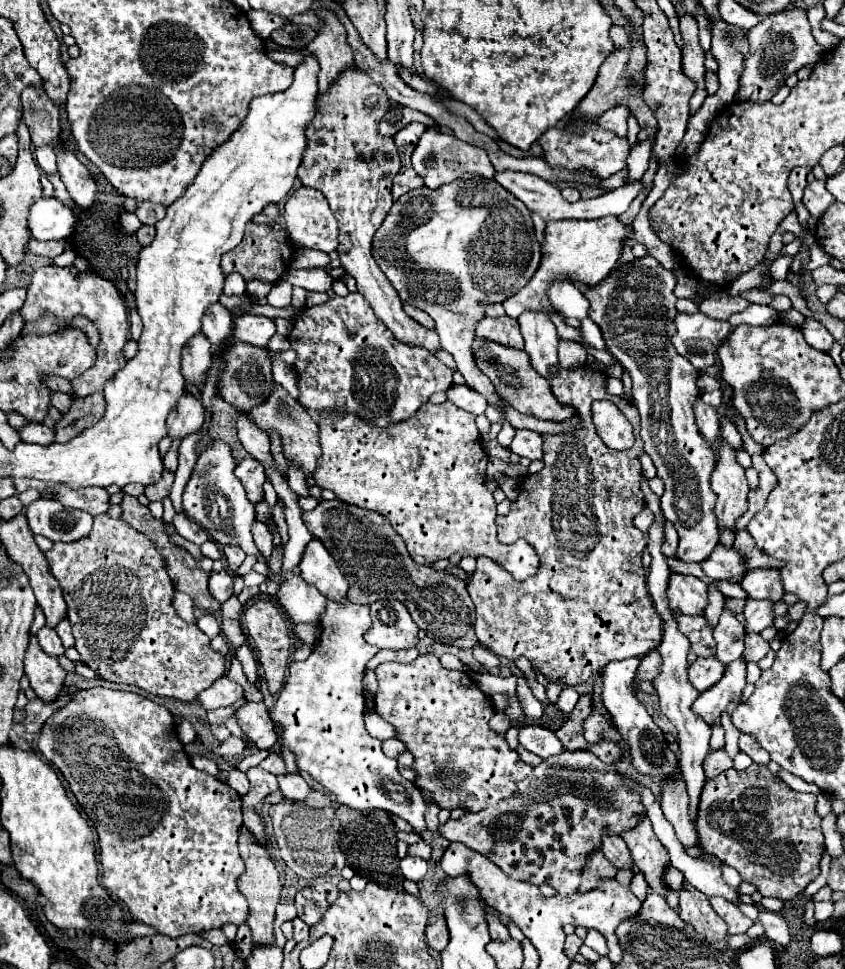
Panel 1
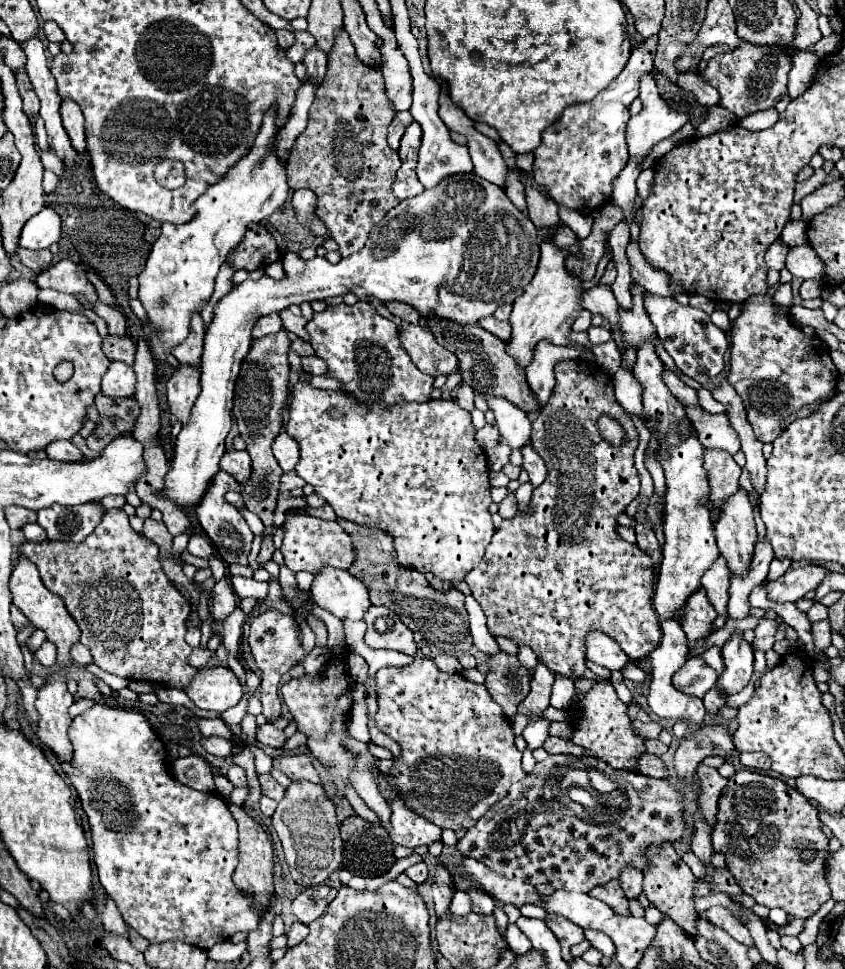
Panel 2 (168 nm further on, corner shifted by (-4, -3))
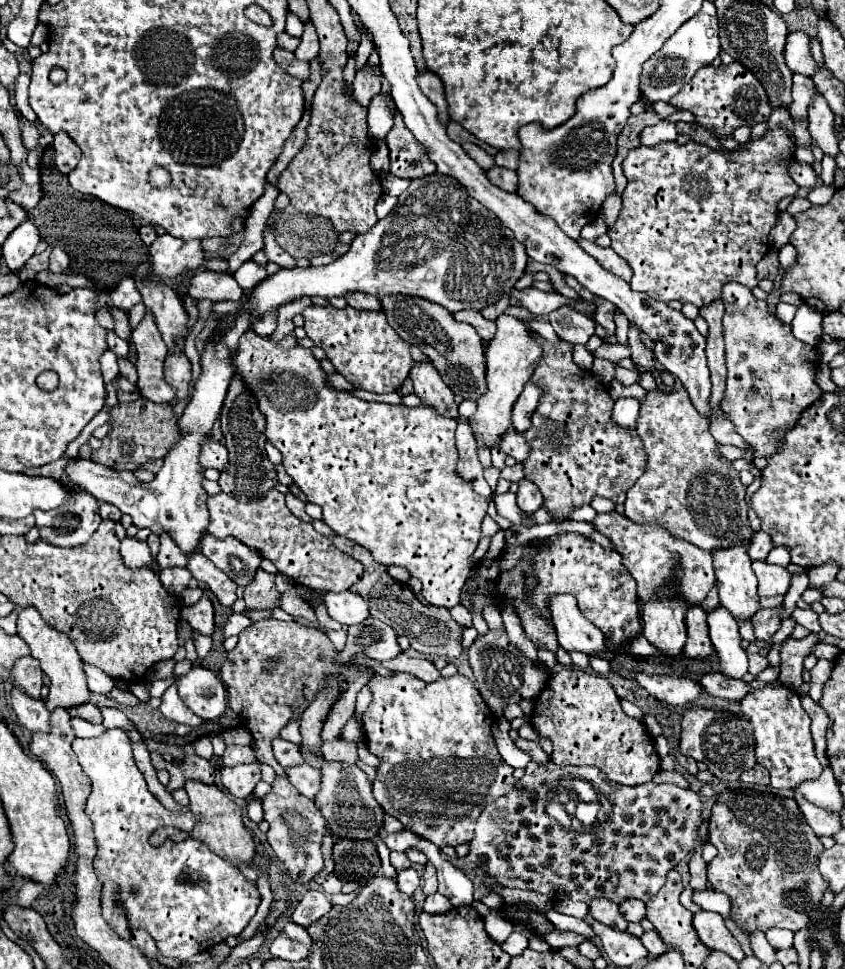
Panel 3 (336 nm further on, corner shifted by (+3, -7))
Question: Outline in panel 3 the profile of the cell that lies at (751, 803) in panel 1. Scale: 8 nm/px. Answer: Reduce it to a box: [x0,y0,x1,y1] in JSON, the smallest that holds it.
[707,788,829,932]

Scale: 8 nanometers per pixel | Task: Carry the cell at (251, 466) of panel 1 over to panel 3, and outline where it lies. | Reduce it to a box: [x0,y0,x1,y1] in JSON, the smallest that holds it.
[201,440,229,470]

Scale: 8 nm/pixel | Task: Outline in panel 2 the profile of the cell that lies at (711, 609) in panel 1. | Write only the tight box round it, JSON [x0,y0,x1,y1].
[702,646,724,676]

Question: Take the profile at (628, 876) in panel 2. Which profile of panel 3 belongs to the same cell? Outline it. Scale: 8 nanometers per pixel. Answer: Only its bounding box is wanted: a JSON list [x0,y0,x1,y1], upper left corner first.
[619,898,645,922]

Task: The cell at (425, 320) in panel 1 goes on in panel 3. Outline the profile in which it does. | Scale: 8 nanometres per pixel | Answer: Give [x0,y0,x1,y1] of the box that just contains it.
[345,294,381,312]

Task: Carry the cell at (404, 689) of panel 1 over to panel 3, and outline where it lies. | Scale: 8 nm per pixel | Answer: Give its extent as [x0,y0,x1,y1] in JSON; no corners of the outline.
[363,672,515,848]

